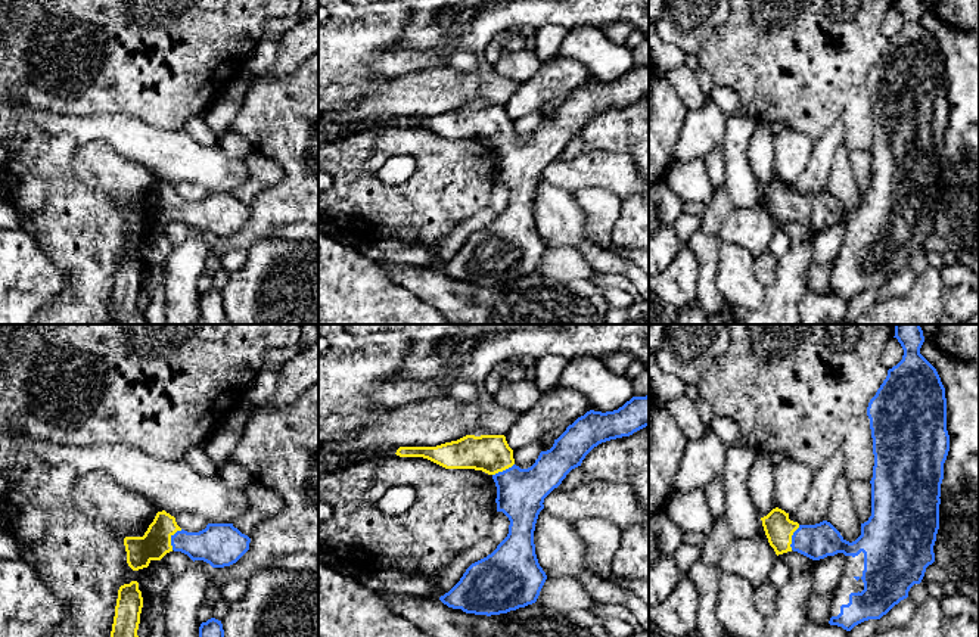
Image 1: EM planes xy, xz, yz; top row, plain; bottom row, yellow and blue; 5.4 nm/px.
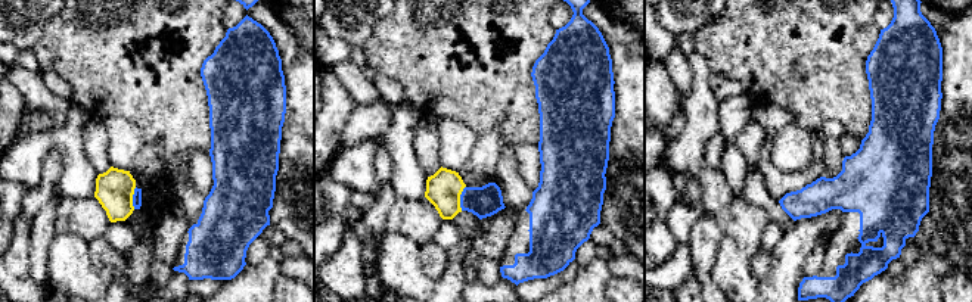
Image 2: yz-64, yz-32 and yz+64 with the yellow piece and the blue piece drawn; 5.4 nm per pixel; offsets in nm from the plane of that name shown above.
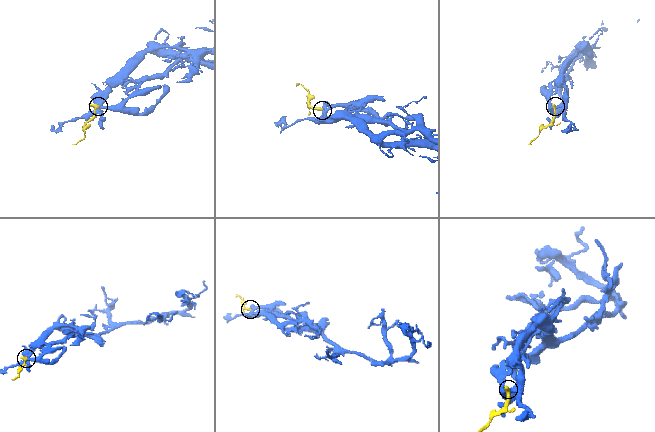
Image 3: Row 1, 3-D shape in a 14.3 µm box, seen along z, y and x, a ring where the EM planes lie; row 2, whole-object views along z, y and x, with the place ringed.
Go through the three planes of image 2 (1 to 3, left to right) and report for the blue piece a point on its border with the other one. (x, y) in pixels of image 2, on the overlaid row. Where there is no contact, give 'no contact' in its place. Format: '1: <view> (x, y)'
1: yz-64 (132, 198)
2: yz-32 (459, 198)
3: no contact

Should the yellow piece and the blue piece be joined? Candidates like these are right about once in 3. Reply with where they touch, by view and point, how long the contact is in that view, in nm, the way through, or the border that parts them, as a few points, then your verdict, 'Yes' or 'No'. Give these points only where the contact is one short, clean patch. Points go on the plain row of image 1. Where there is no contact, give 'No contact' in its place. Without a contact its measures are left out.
Touches yellow at xy (170, 208). Shared border 130 nm. Path across: xy (157, 211), (159, 208), (170, 208), (193, 214), (214, 214). Yes

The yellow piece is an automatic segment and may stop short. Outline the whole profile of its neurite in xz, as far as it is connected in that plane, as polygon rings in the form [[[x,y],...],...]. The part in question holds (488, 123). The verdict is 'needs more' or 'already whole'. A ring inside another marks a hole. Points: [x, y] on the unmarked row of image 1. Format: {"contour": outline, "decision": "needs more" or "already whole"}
{"contour": [[[649,65],[633,66],[613,81],[590,80],[578,87],[557,108],[541,114],[541,122],[528,139],[515,134],[513,119],[504,105],[466,105],[457,111],[436,116],[400,116],[400,127],[423,127],[445,139],[475,139],[492,146],[497,156],[497,181],[503,181],[509,190],[509,203],[487,227],[472,233],[460,251],[439,270],[453,279],[461,279],[475,285],[500,285],[537,271],[547,249],[538,233],[534,214],[534,201],[544,168],[557,158],[566,145],[581,136],[585,125],[599,114],[630,106],[649,96]]], "decision": "needs more"}

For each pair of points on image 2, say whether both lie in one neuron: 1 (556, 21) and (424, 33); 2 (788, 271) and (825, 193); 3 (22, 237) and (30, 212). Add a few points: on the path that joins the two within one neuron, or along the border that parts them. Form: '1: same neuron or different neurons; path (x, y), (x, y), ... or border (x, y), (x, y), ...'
1: different neurons; border (547, 15), (547, 21), (555, 30)
2: different neurons; border (844, 212), (829, 209), (794, 221)
3: same neuron; path (22, 232), (24, 218)

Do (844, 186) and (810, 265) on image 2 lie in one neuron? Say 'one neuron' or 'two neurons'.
two neurons

